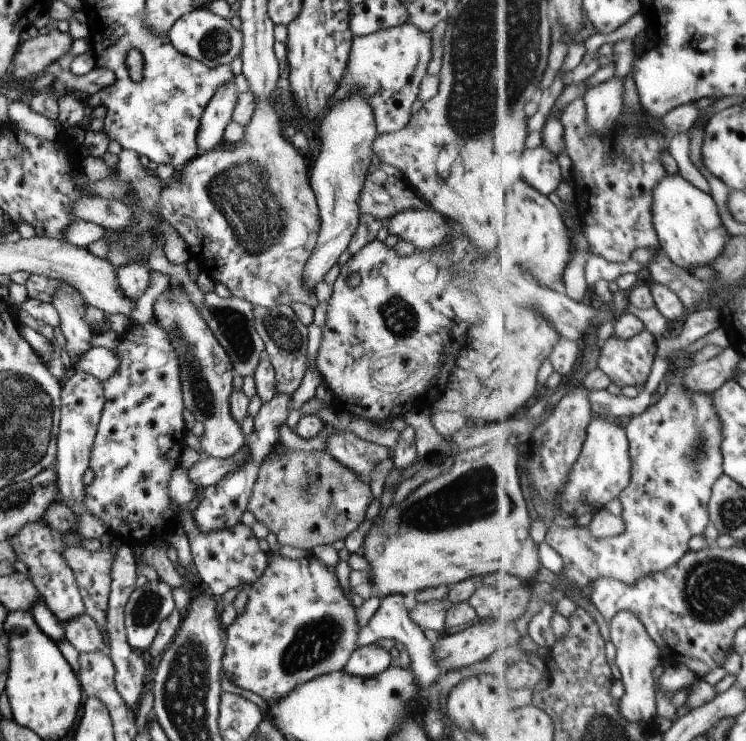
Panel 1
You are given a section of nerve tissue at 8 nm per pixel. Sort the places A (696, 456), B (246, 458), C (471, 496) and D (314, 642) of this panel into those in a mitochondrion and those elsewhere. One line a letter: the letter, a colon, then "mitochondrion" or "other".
A: mitochondrion
B: other
C: mitochondrion
D: mitochondrion

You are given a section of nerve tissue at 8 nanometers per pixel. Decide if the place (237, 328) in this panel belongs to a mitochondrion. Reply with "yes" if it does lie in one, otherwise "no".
yes

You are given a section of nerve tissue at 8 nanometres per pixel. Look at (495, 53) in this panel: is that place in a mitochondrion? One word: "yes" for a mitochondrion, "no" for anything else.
yes

